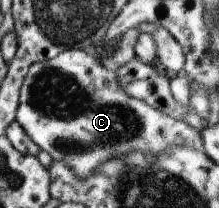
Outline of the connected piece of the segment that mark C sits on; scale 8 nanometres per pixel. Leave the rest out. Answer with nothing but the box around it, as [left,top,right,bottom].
[16,50,203,178]

